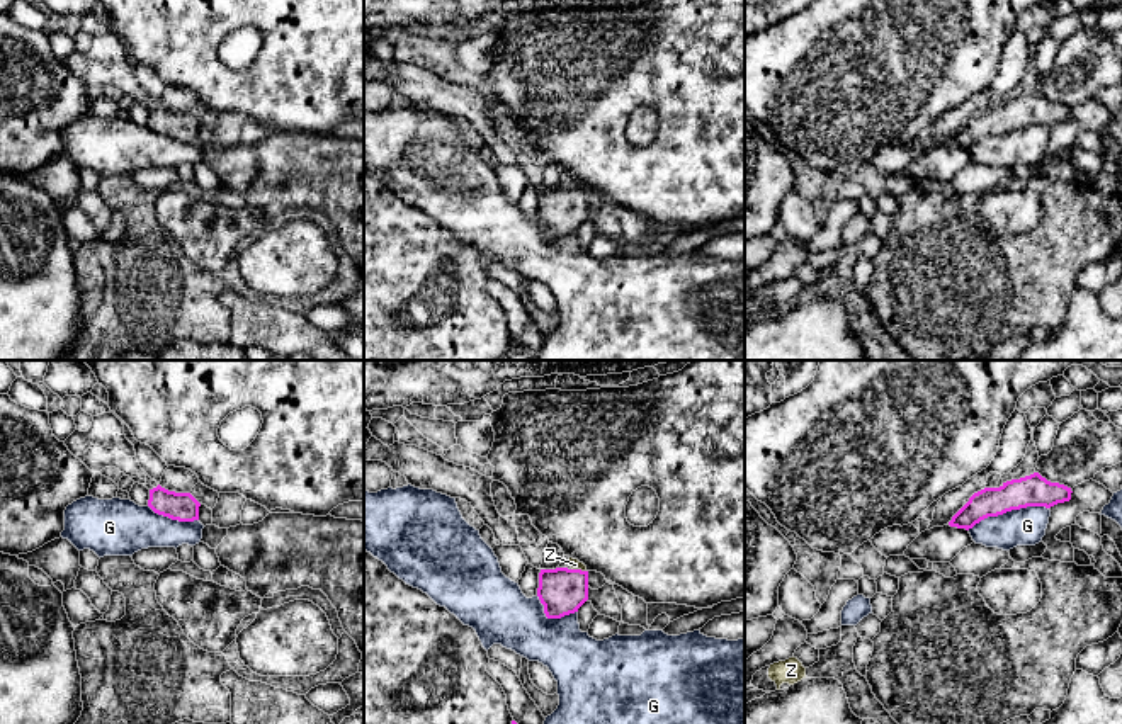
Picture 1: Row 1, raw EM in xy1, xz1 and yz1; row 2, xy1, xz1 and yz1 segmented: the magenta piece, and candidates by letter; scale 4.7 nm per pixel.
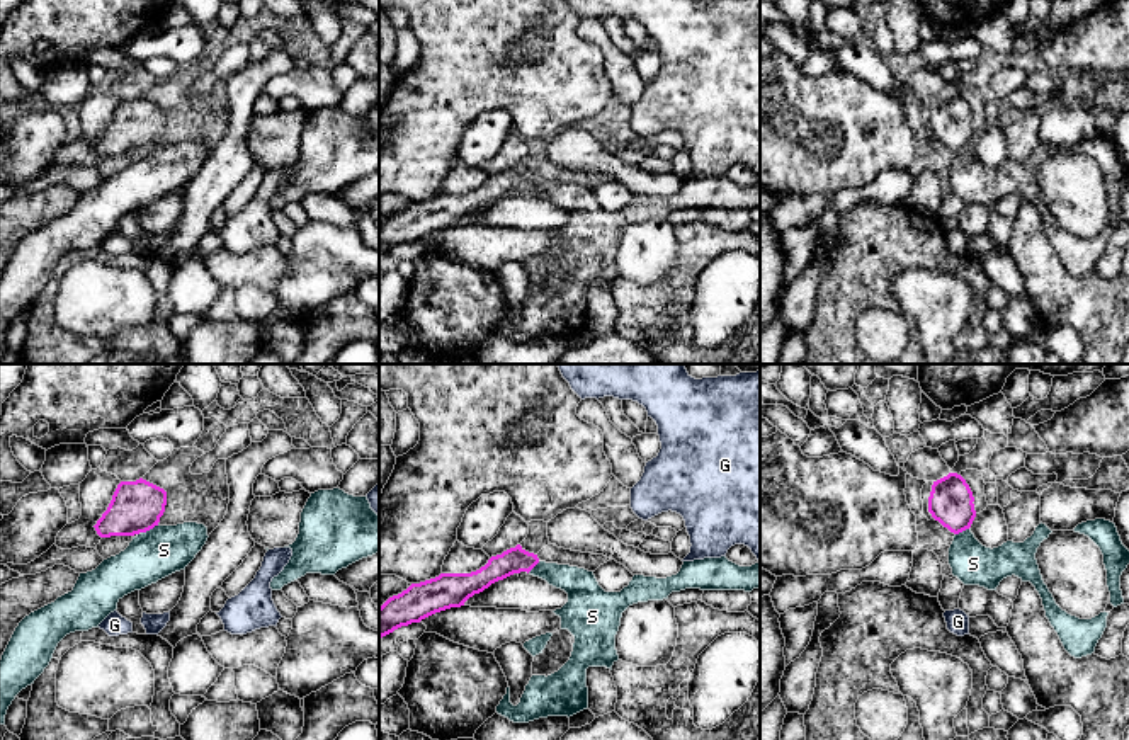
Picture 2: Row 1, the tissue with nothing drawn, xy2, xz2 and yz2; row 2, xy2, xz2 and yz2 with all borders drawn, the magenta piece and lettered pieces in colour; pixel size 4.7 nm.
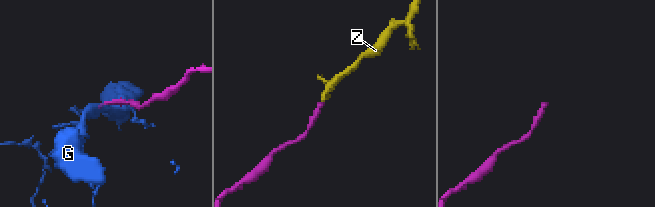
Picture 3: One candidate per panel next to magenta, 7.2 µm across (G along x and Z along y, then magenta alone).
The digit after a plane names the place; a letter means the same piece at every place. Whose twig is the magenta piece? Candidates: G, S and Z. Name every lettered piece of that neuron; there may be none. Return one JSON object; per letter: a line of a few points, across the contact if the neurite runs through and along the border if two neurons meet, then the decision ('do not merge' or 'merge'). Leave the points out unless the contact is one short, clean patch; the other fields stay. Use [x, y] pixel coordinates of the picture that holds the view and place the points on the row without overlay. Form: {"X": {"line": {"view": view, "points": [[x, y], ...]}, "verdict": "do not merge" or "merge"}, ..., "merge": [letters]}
{"G": {"line": {"view": "yz1", "points": [[1048, 126], [1012, 128], [988, 135], [968, 148]]}, "verdict": "do not merge"}, "S": {"line": {"view": "xy2", "points": [[158, 143], [141, 152]]}, "verdict": "do not merge"}, "Z": {"line": {"view": "xz1", "points": [[561, 209], [578, 189], [575, 184]]}, "verdict": "merge"}, "merge": ["Z"]}

